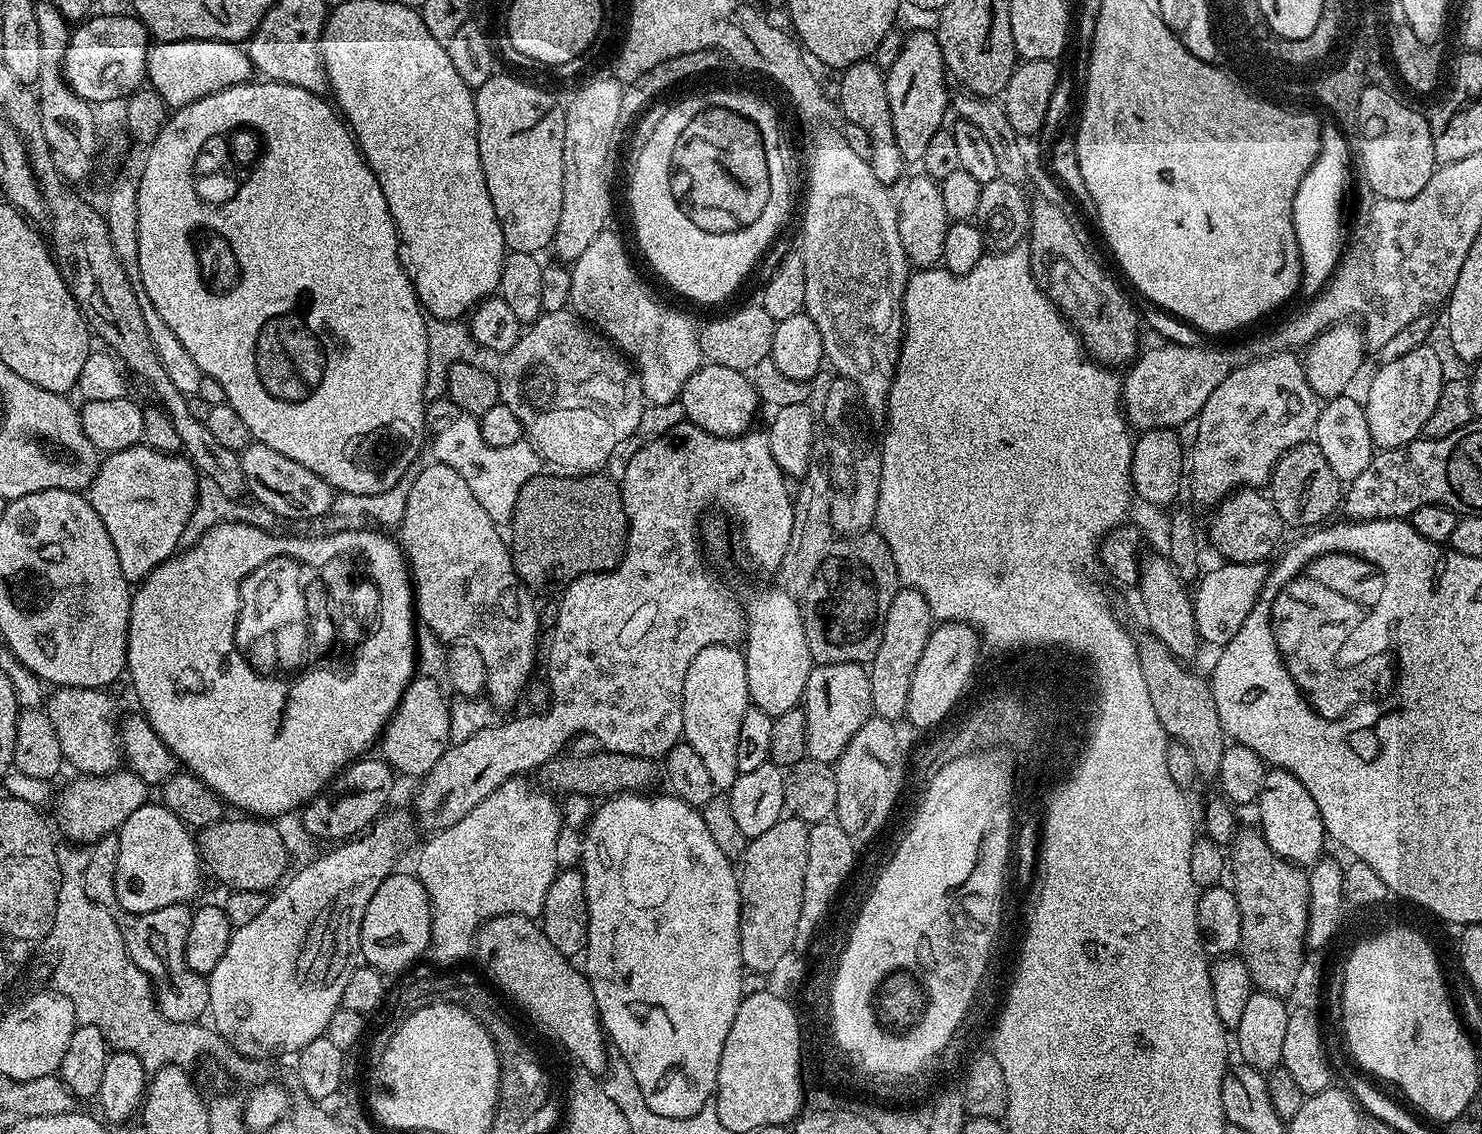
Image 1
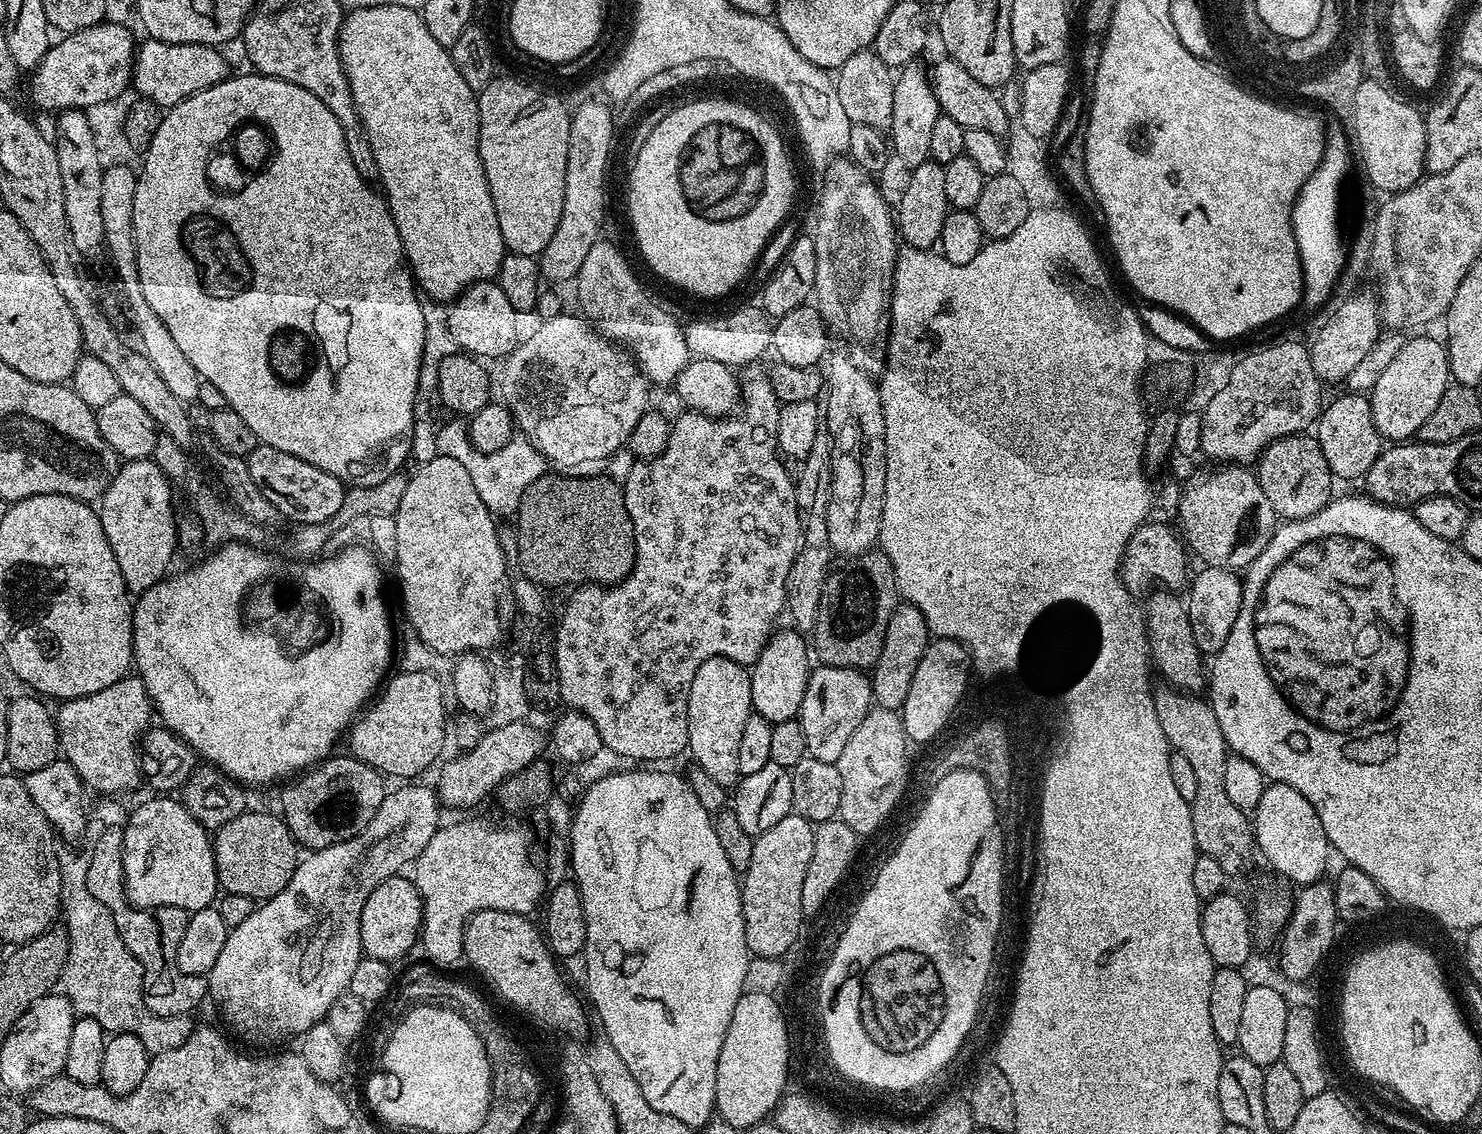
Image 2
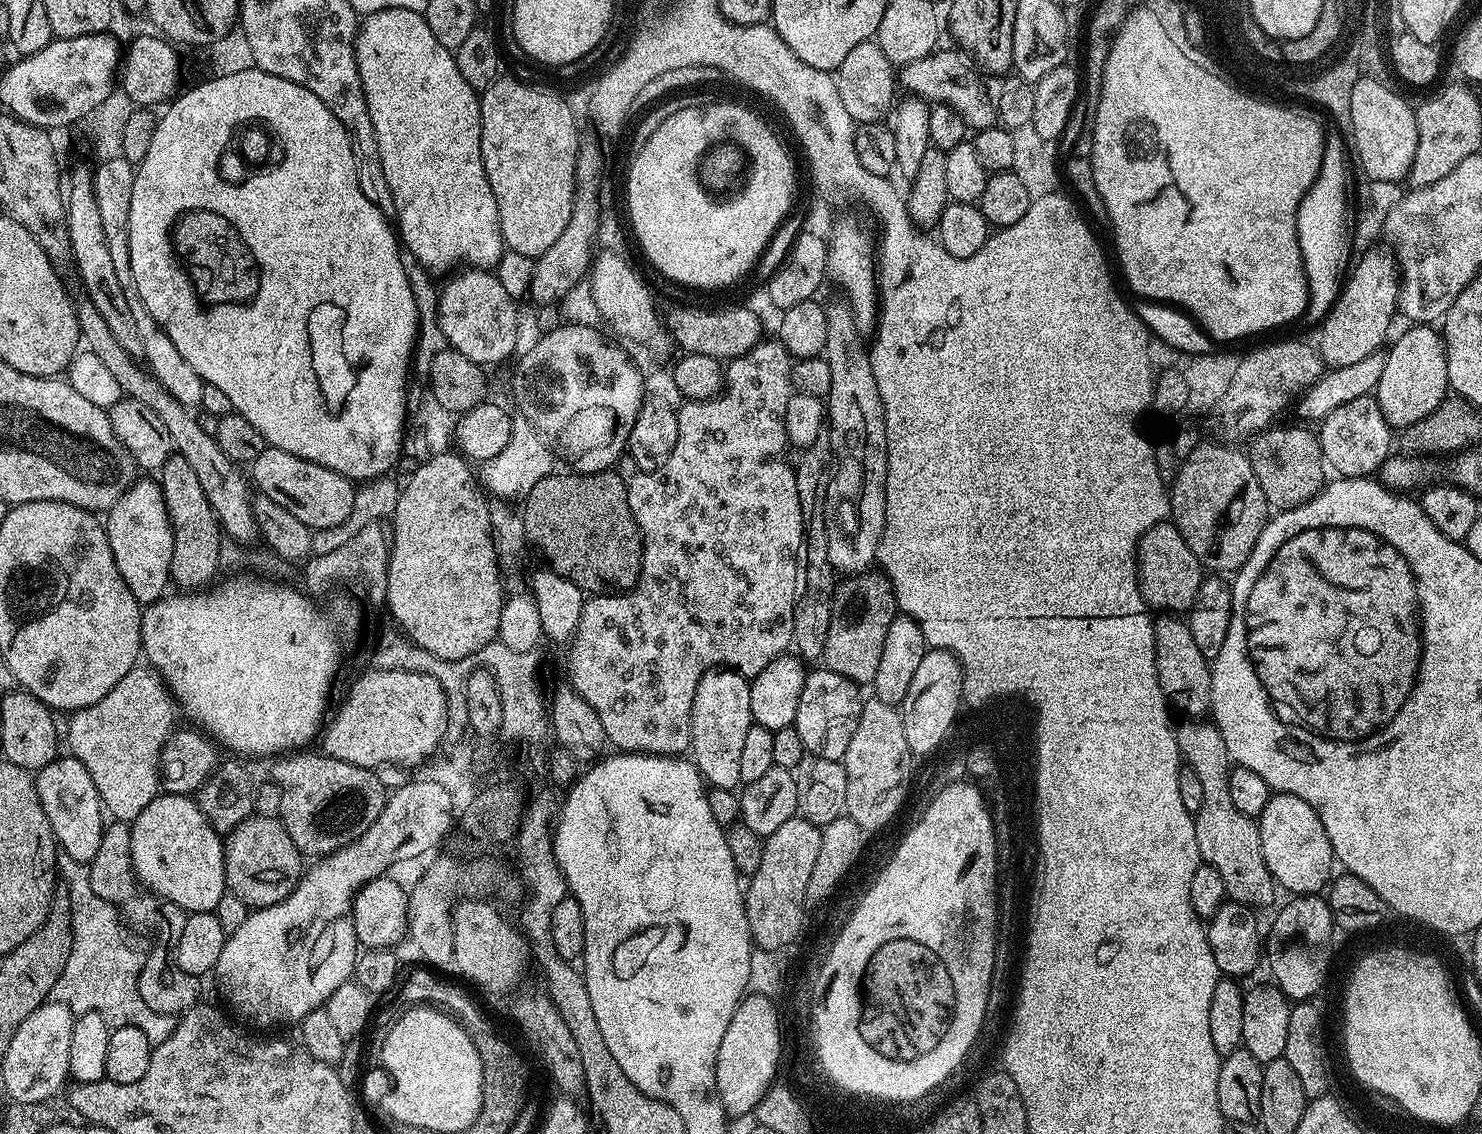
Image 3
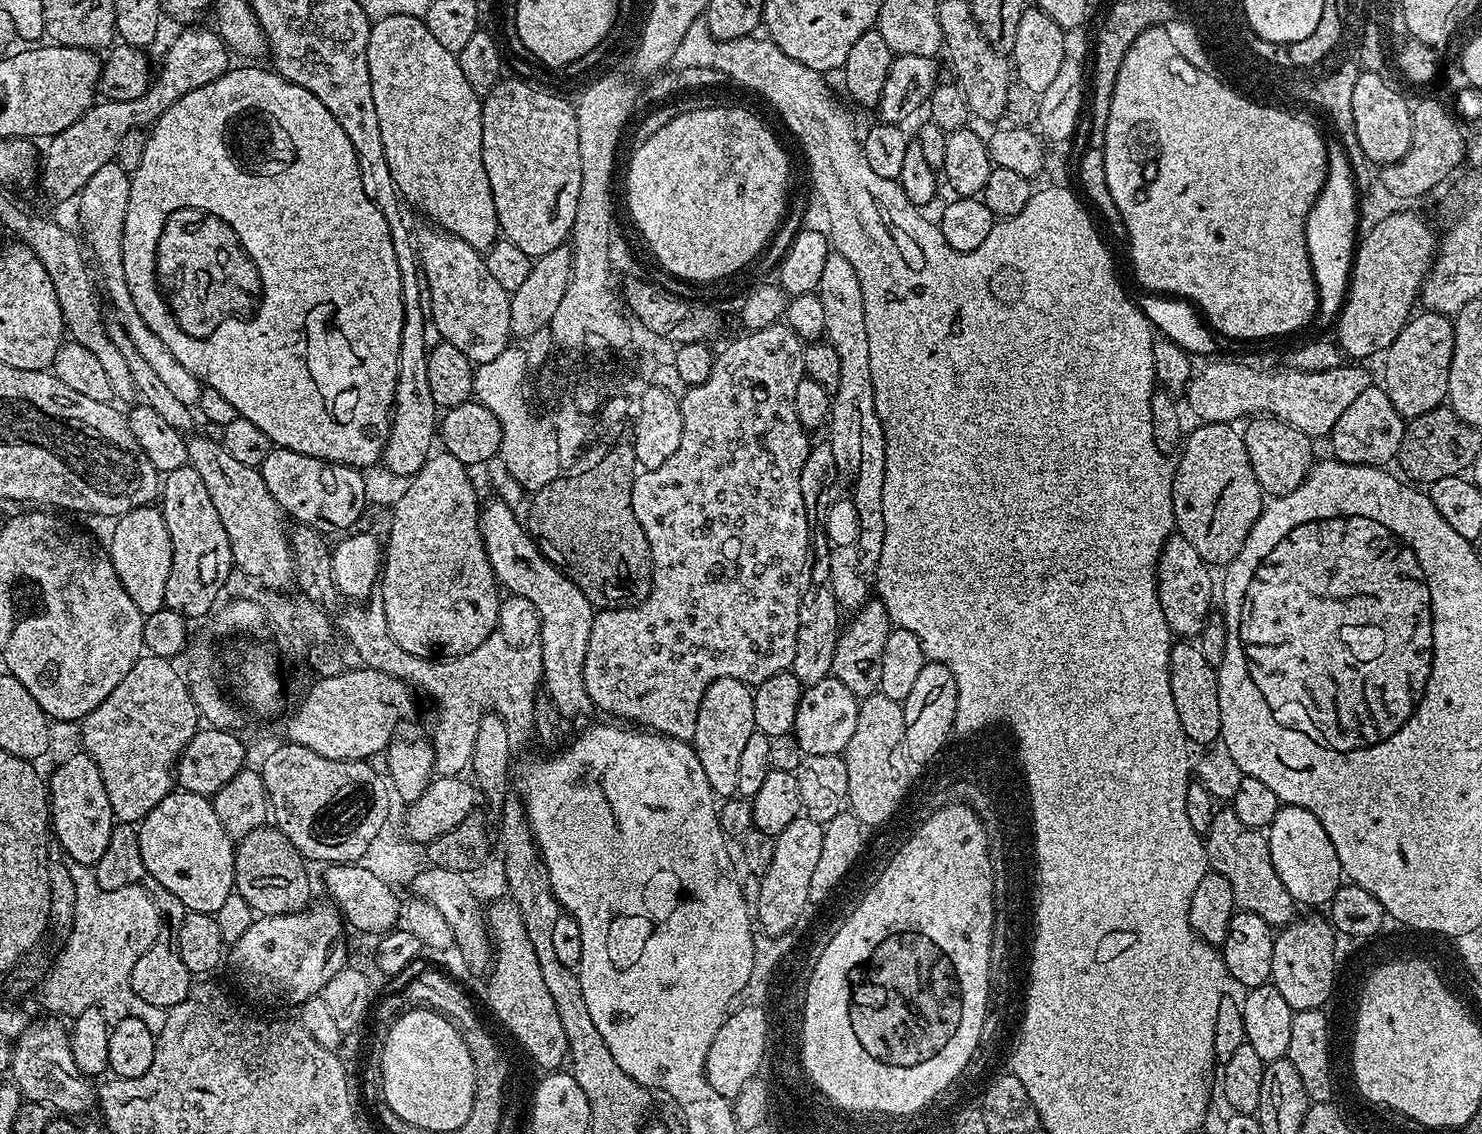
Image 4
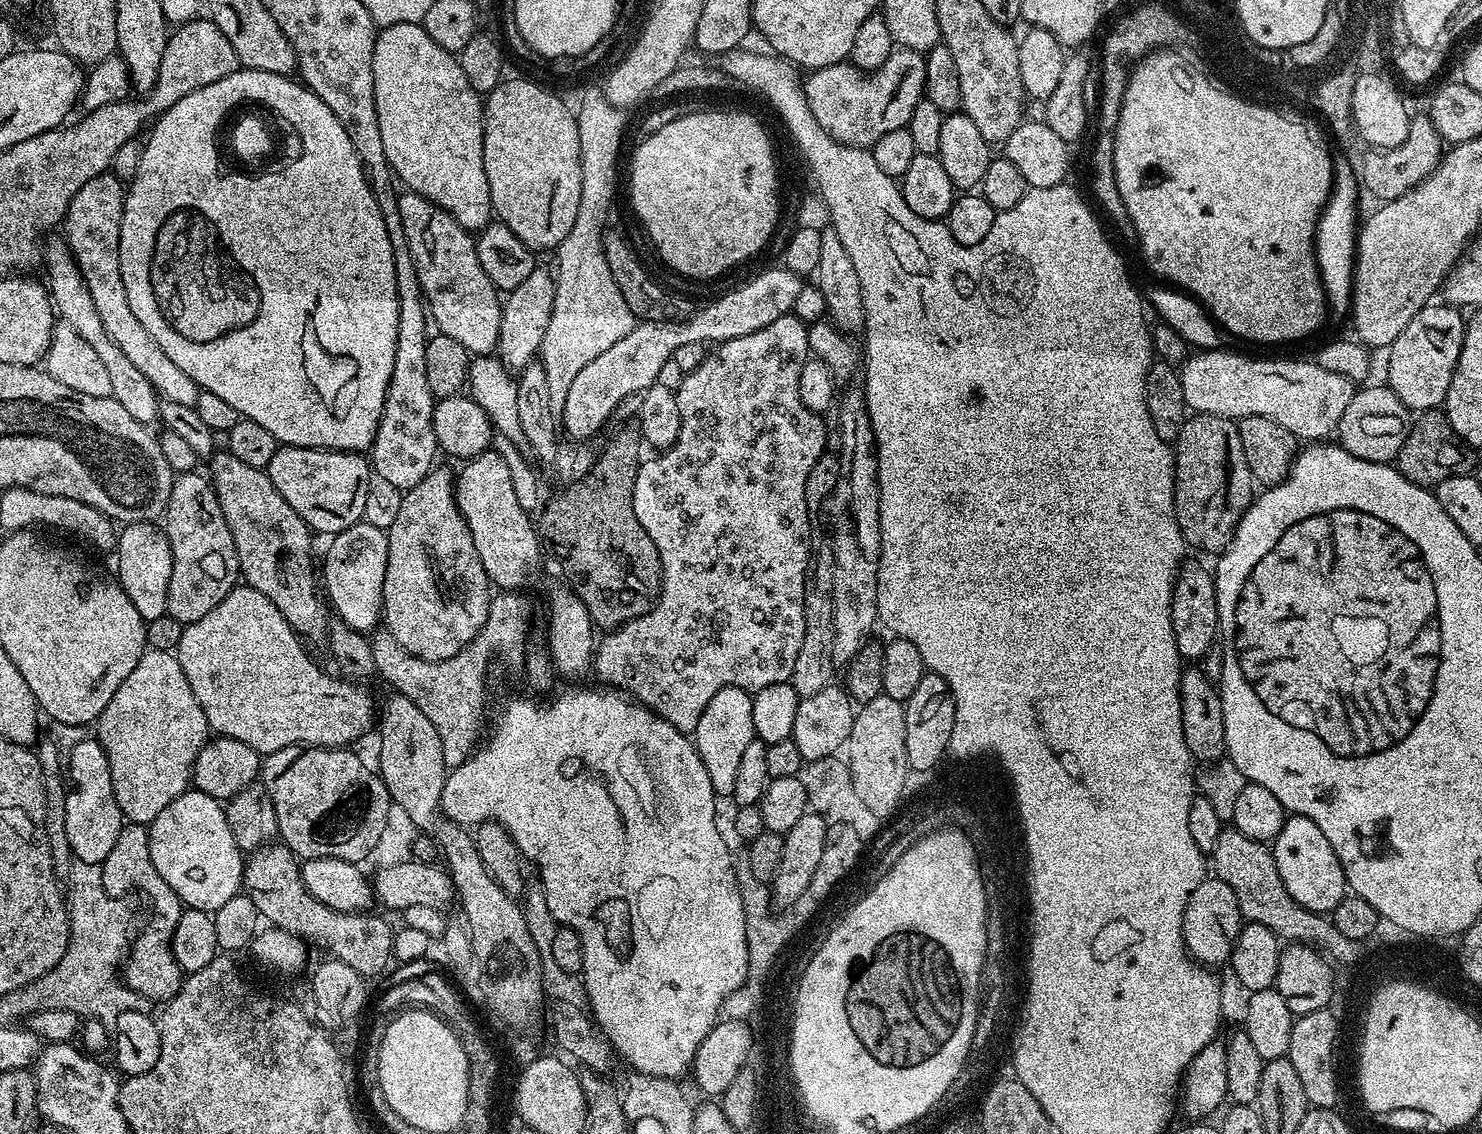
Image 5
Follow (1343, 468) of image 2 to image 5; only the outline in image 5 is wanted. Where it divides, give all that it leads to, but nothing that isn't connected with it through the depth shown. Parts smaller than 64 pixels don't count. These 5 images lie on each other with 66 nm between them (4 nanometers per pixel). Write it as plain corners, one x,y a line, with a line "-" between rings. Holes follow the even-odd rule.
1365,385
1366,388
1357,389
1353,393
1350,404
1346,406
1346,411
1339,420
1336,436
1342,448
1363,461
1391,463
1408,436
1410,412
1387,385
1370,385

